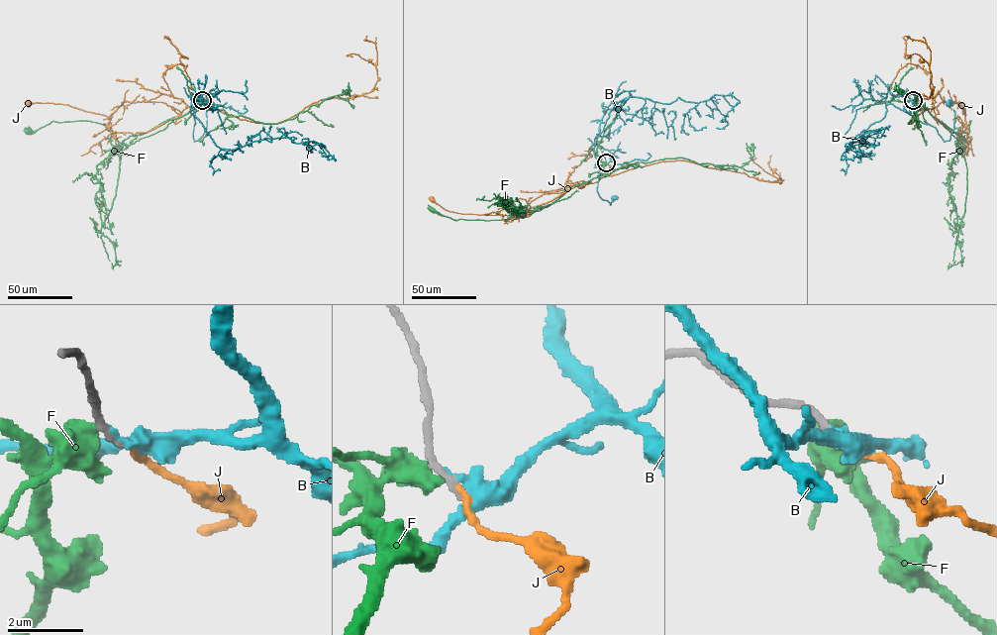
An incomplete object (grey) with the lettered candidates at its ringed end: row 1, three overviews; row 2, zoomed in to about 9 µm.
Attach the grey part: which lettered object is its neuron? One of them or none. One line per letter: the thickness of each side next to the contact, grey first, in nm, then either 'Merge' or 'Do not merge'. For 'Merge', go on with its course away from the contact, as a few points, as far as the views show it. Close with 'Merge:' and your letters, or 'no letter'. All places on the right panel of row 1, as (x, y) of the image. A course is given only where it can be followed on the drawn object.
B: Thickness 240 nm (grey) against 240 nm. Do not merge
F: Thickness 260 nm (grey) against 600 nm. Do not merge
J: Thickness 200 nm (grey) against 160 nm. Merge. Its course: (913, 100), (926, 108), (934, 106), (936, 118), (950, 132), (966, 133), (964, 104), (950, 102)
Merge: J

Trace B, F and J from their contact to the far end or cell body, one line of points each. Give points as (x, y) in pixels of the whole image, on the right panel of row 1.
B: (913, 100), (900, 93), (887, 104), (933, 126), (945, 141), (949, 140), (954, 120), (952, 105), (947, 103)
F: (913, 99), (961, 136), (964, 146), (970, 120), (960, 131)
J: (913, 100), (926, 108), (934, 106), (936, 118), (950, 132), (966, 133), (964, 104), (950, 102)

